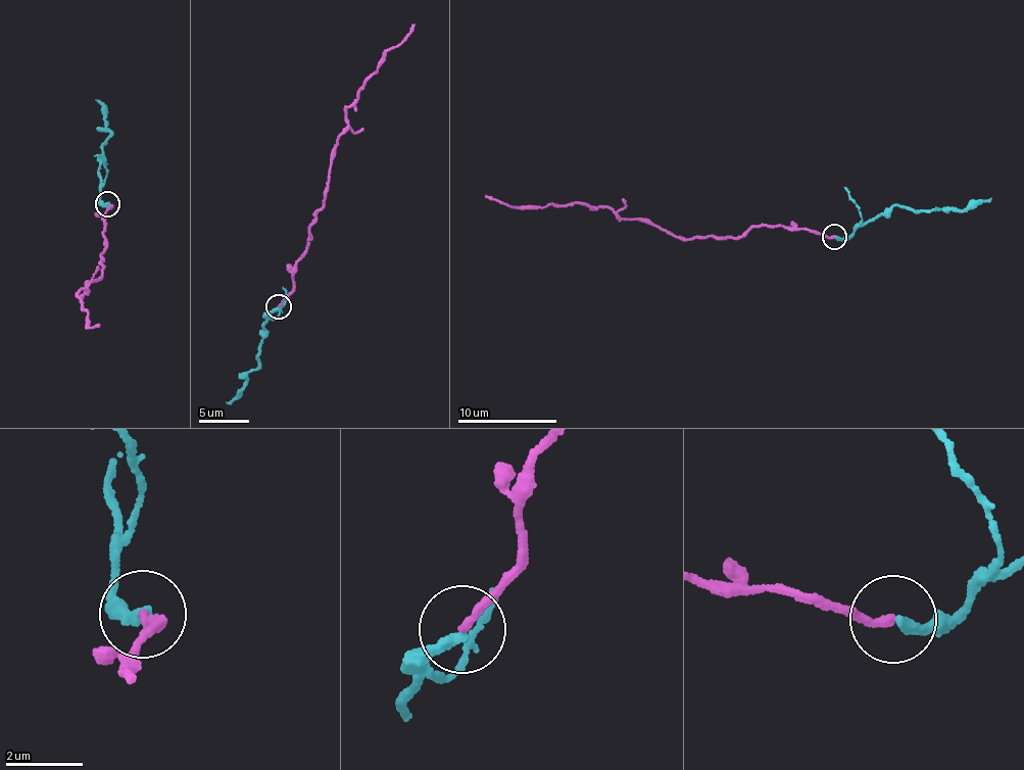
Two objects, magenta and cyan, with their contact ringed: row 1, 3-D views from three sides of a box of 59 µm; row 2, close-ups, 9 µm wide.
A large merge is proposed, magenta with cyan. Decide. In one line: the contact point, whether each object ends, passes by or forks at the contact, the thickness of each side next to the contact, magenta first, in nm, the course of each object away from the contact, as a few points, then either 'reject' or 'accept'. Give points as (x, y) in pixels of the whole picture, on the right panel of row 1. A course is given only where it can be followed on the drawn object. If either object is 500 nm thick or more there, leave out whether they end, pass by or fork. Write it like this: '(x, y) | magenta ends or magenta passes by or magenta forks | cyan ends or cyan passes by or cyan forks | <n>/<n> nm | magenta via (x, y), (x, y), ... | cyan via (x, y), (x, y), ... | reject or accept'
(834, 236) | magenta ends | cyan ends | 200/280 nm | magenta via (835, 237), (764, 224), (735, 238), (691, 239), (622, 218), (610, 208), (585, 203), (513, 207), (485, 195) | cyan via (835, 237), (848, 237), (894, 205), (928, 212), (941, 209), (962, 210), (991, 199) | accept

